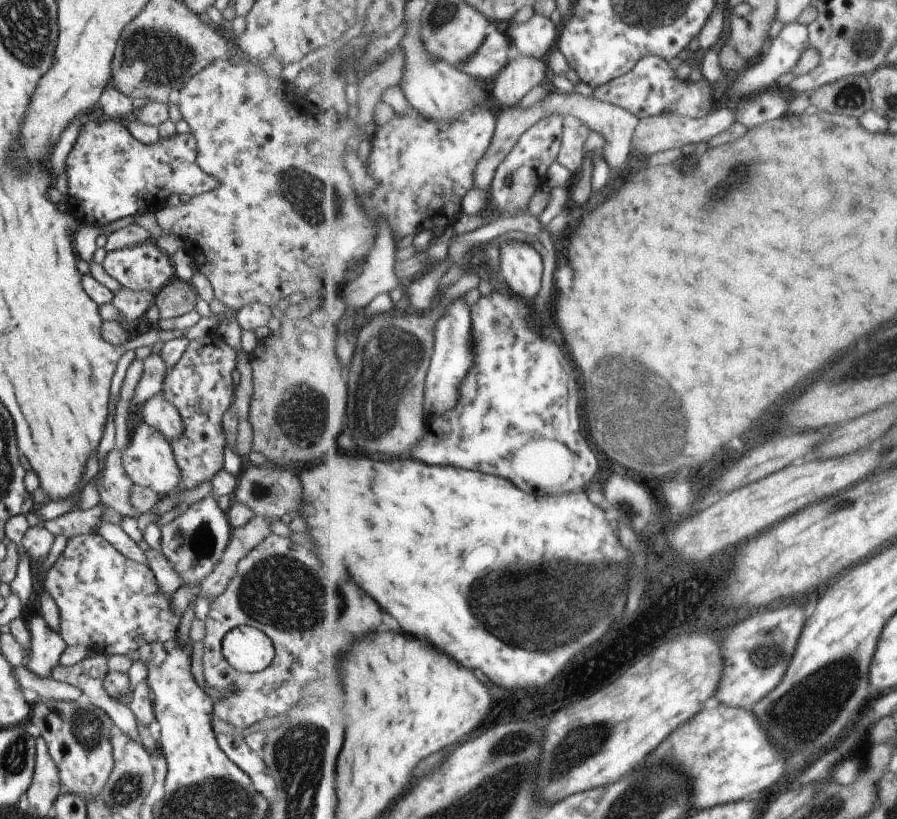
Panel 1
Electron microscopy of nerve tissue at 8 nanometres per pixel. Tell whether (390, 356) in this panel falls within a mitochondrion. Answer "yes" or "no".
yes

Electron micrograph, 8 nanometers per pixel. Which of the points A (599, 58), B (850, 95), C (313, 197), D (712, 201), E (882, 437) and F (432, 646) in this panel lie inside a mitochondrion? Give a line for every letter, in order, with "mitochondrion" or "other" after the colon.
A: other
B: mitochondrion
C: mitochondrion
D: mitochondrion
E: other
F: other

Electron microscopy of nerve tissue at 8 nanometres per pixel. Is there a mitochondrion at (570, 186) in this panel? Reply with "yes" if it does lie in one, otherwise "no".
no

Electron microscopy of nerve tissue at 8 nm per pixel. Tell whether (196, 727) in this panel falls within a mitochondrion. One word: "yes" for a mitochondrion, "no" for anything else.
no

